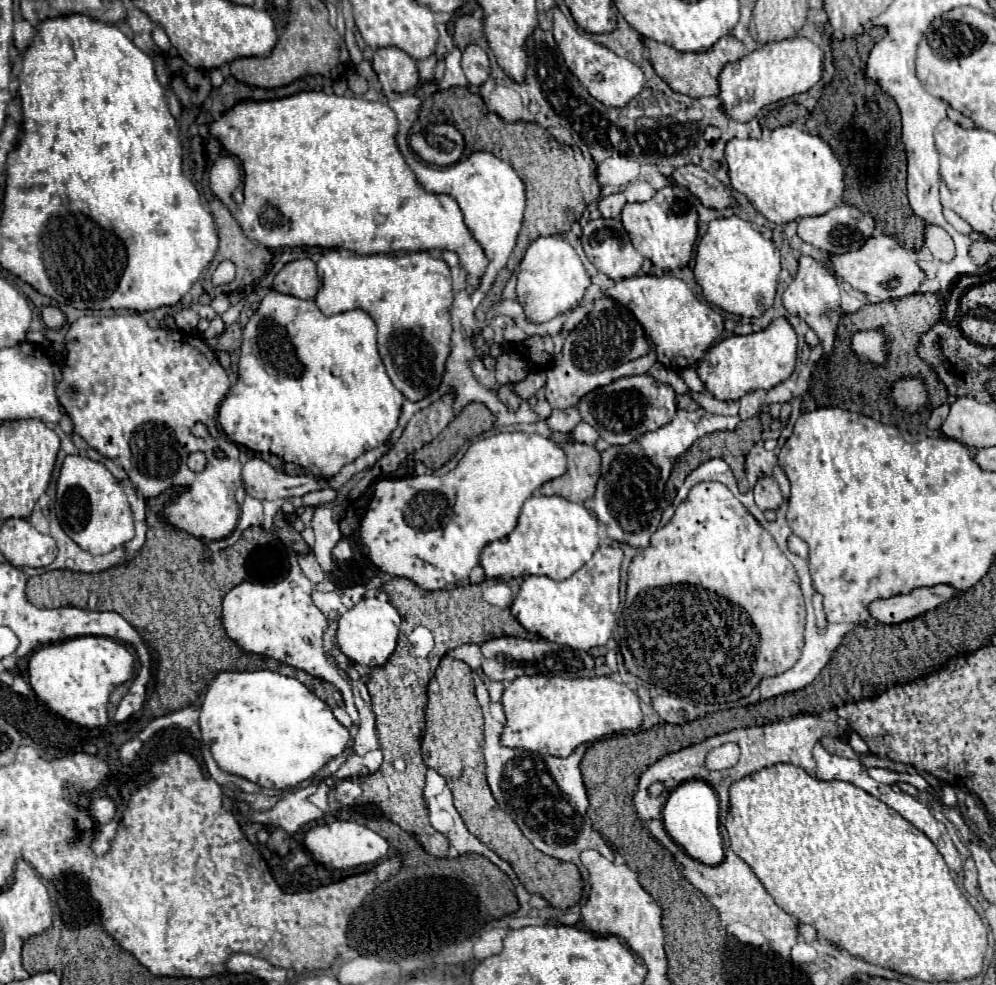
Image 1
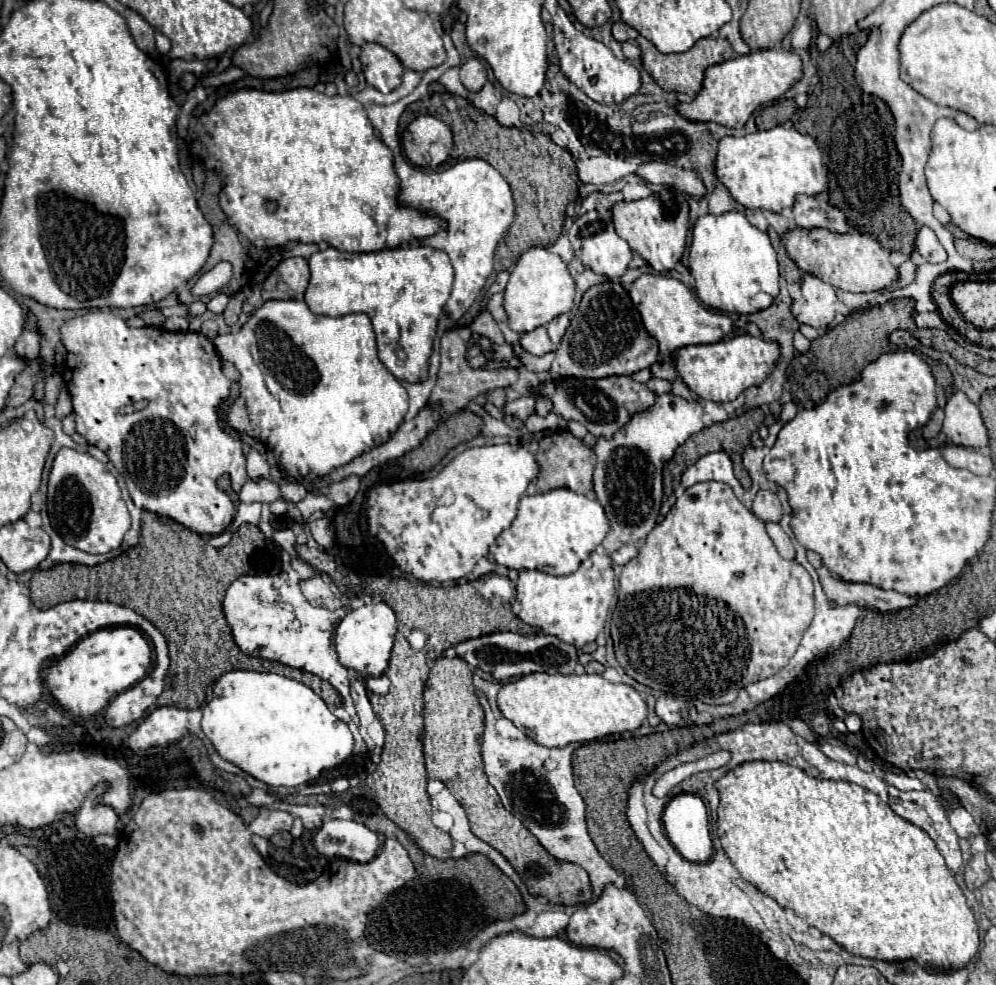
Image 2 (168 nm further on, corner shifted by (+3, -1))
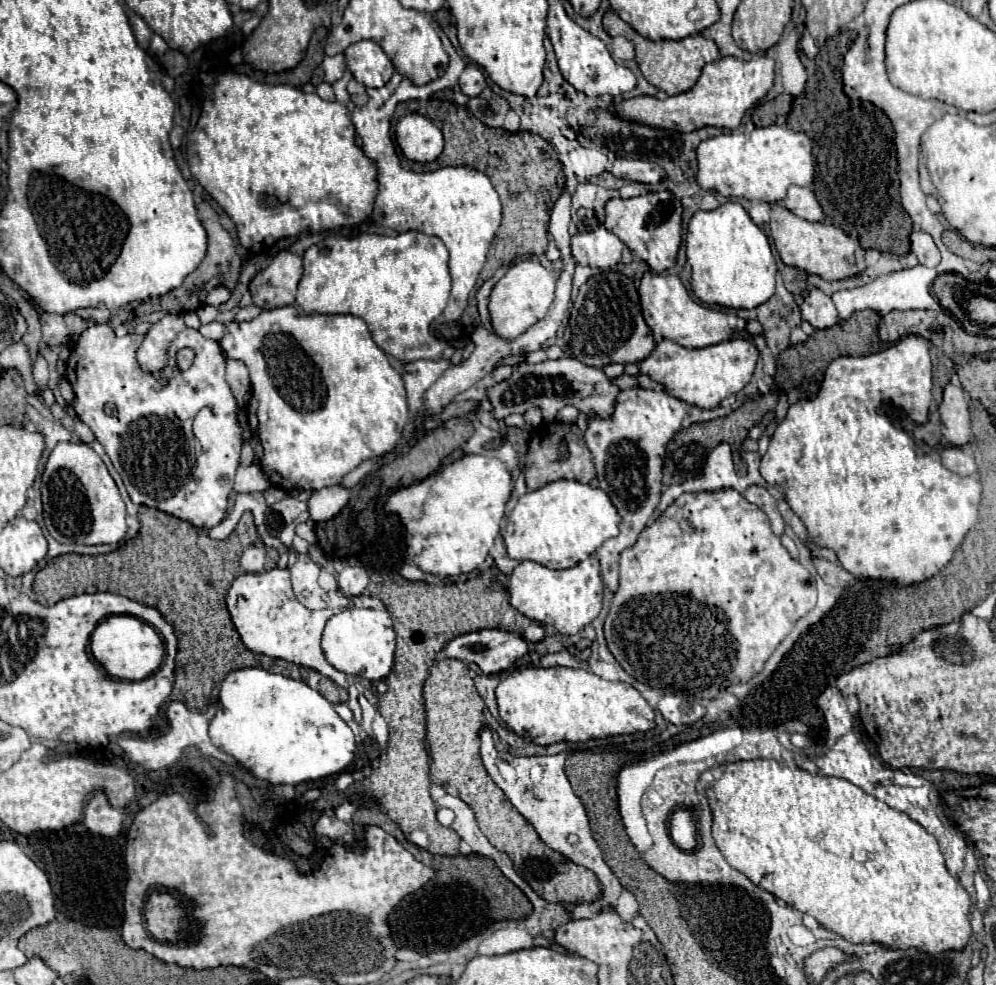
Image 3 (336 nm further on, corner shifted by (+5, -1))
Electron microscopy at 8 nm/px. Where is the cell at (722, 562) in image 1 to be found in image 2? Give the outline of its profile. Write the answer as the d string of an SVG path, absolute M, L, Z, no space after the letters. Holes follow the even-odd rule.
M717 481L697 483L677 499L677 503L667 513L667 517L647 535L647 541L643 543L639 555L629 563L625 563L623 567L623 573L619 577L619 603L613 611L613 621L611 621L611 637L613 637L617 661L629 677L651 689L665 691L667 695L685 695L709 705L733 703L739 695L739 689L743 689L753 681L775 675L795 655L805 629L809 627L811 619L815 616L814 583L813 577L809 577L809 573L799 563L785 561L777 553L773 541L765 531L765 523L737 501L729 485Z

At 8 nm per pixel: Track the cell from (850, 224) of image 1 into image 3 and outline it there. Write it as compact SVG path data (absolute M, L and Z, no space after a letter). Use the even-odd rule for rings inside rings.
M791 185L787 191L787 197L783 199L783 205L789 211L793 211L797 217L807 219L807 221L823 221L825 219L821 205L817 203L817 199L809 187Z

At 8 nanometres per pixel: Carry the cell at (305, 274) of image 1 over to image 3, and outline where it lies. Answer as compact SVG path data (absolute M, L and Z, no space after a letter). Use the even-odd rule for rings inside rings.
M279 251L269 263L269 267L259 271L251 279L249 291L253 303L261 309L295 305L295 291L301 275L303 275L301 257L291 251Z

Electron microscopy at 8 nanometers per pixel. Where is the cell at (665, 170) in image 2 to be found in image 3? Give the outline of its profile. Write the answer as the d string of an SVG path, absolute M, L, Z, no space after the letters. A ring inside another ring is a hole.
M615 159L611 173L615 177L627 181L639 181L639 183L659 183L665 177L659 165L651 161L635 161L635 159Z

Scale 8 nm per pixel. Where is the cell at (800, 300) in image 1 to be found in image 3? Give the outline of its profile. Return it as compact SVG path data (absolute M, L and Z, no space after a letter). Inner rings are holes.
M813 289L803 305L801 305L801 315L805 321L809 321L815 329L827 329L827 327L833 327L839 317L837 317L837 309L831 301L829 295L825 295L823 291L819 289Z

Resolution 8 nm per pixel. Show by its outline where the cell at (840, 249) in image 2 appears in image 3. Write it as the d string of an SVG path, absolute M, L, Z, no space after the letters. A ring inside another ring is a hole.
M773 203L769 227L771 227L771 237L775 243L775 249L785 265L803 269L807 273L815 273L827 281L843 279L847 275L855 275L865 269L865 259L863 259L865 251L861 249L859 241L851 239L847 233L843 233L839 227L835 227L827 221L811 223L811 221L805 221L805 219L793 215L783 205Z

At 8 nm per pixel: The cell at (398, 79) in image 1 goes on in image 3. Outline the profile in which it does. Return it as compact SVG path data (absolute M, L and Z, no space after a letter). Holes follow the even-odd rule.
M357 41L349 45L343 51L343 55L345 55L345 67L365 87L383 87L395 71L389 57L375 41Z

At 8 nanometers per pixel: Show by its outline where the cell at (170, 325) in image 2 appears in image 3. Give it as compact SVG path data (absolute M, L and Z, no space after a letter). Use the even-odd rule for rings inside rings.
M165 315L149 327L137 349L137 363L143 373L155 373L167 367L169 345L183 329L183 315Z

